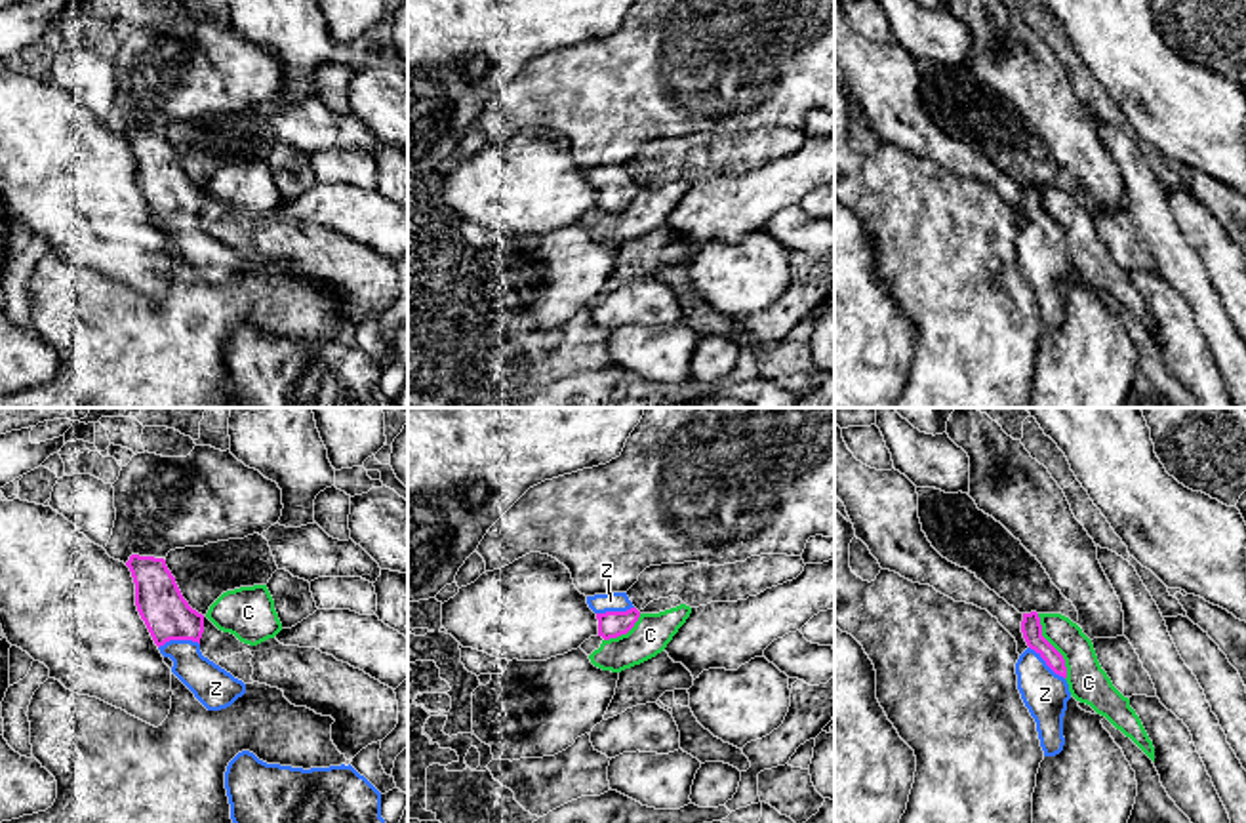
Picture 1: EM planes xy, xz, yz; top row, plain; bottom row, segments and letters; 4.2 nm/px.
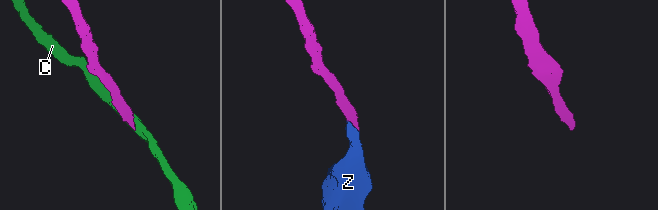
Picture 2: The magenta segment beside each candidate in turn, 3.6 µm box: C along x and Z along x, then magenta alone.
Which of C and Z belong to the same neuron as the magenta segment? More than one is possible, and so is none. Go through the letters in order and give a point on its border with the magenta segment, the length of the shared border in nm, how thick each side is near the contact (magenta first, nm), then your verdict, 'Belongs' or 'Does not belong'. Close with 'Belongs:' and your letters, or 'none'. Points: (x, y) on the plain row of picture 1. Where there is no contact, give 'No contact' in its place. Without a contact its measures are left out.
C: Touches magenta at yz (1052, 220). Shared border 300 nm. Thickness 90 nm (magenta) against 170 nm. Does not belong
Z: Touches magenta at xy (178, 212). Shared border 180 nm. Thickness 200 nm (magenta) against 170 nm. Belongs
Belongs: Z

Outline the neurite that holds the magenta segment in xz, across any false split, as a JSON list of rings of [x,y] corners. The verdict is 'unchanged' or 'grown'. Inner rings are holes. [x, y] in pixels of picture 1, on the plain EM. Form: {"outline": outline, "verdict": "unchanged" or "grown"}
{"outline": [[[627,166],[587,170],[587,177],[596,187],[598,210],[604,213],[627,208],[640,191]]], "verdict": "grown"}

